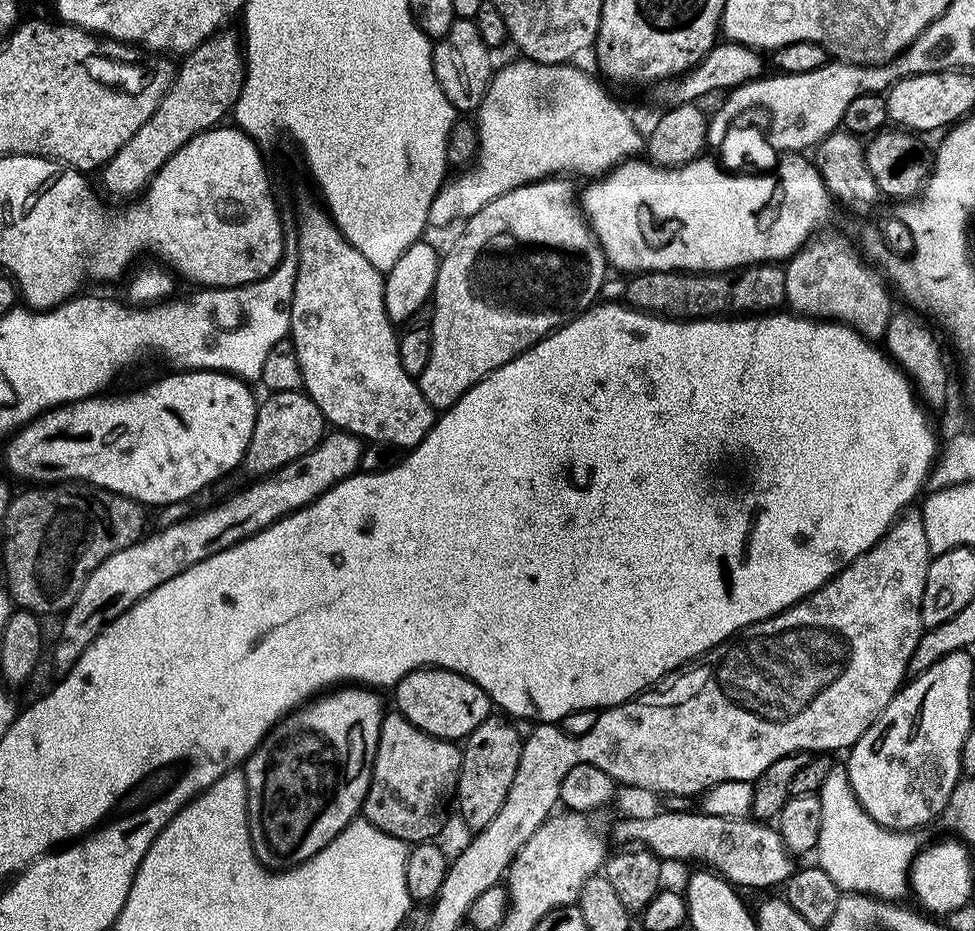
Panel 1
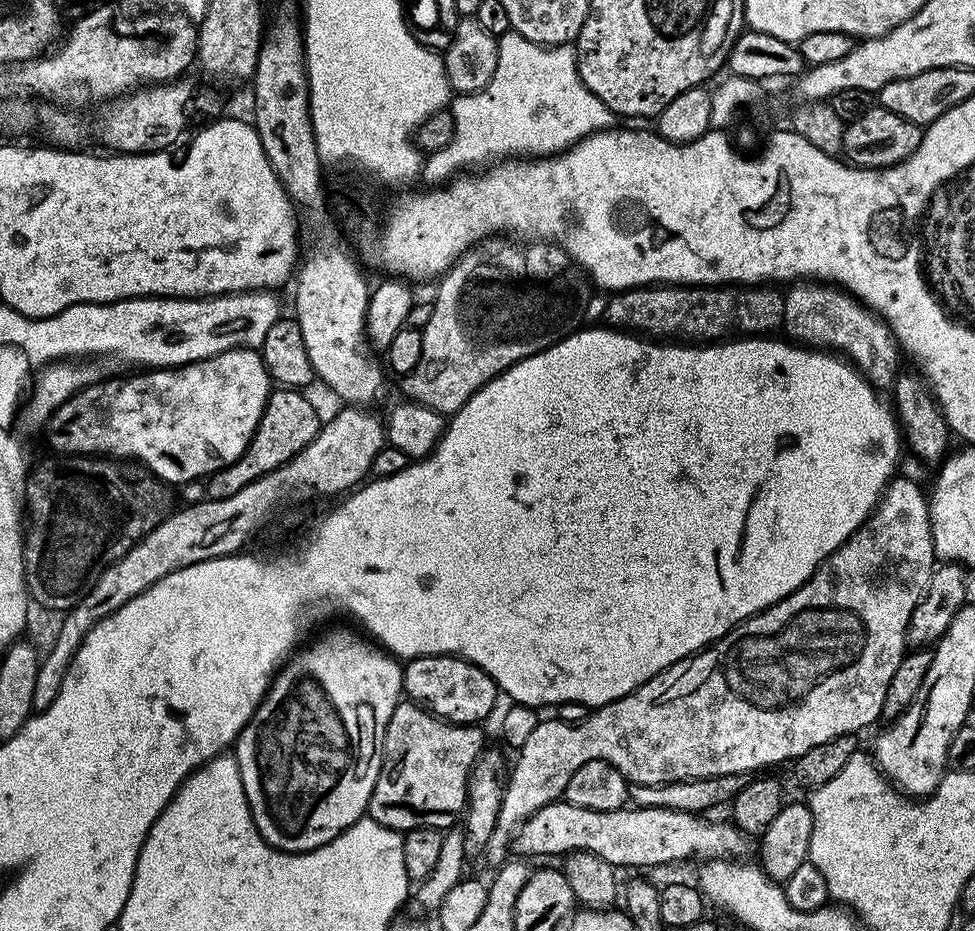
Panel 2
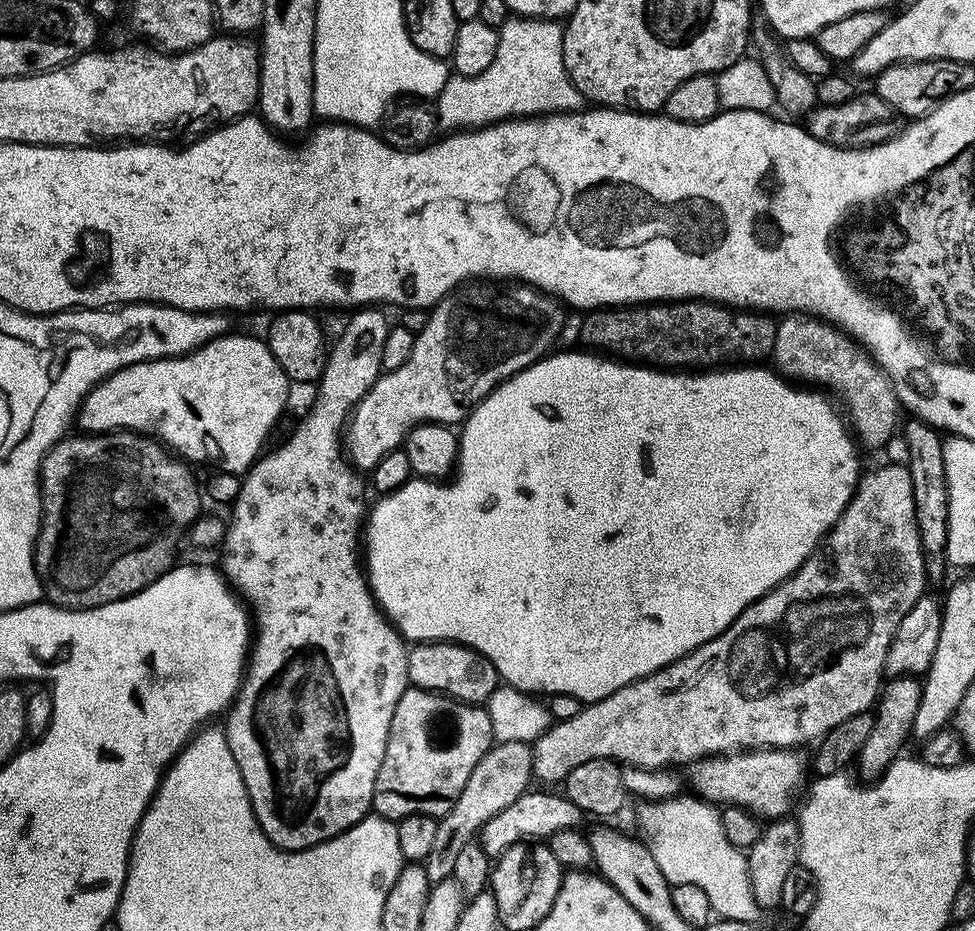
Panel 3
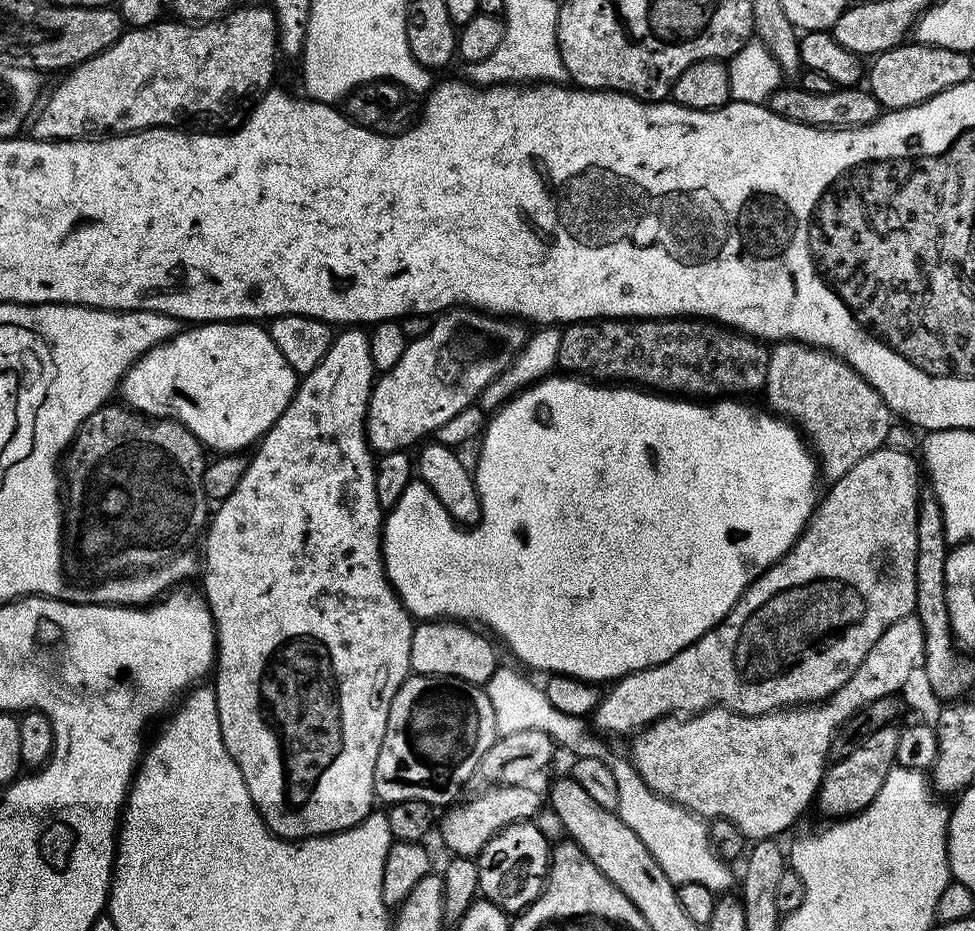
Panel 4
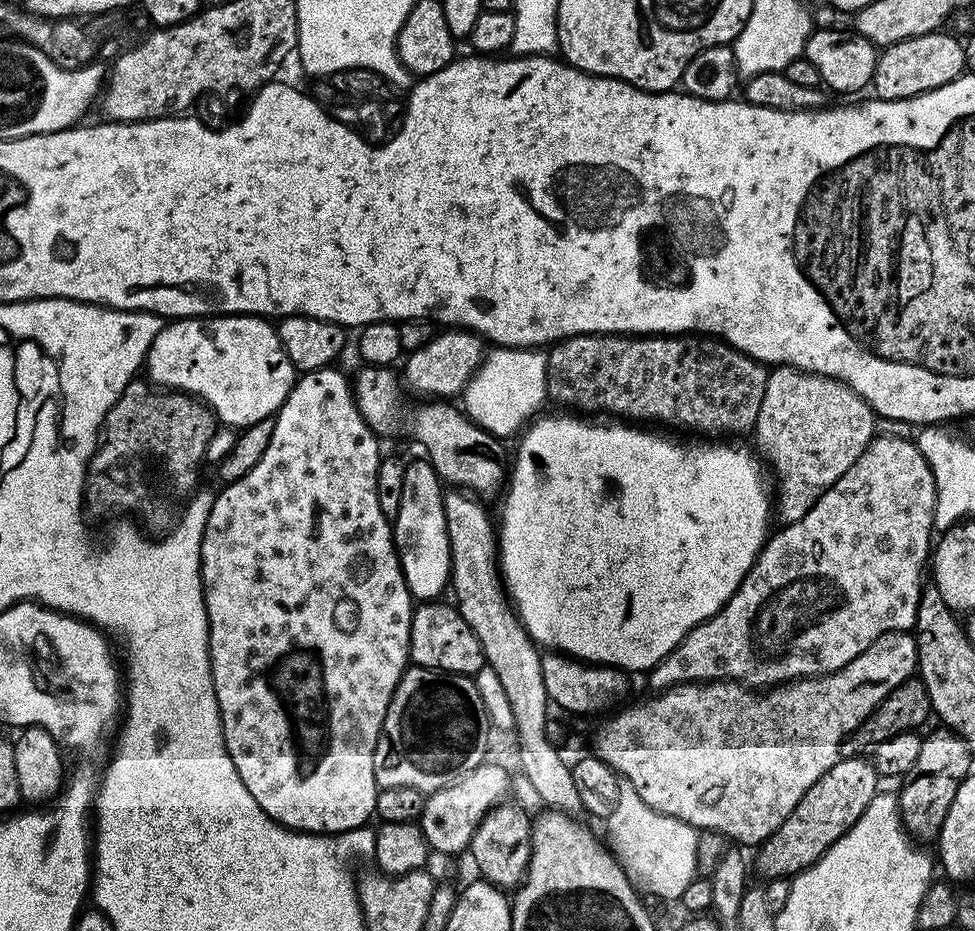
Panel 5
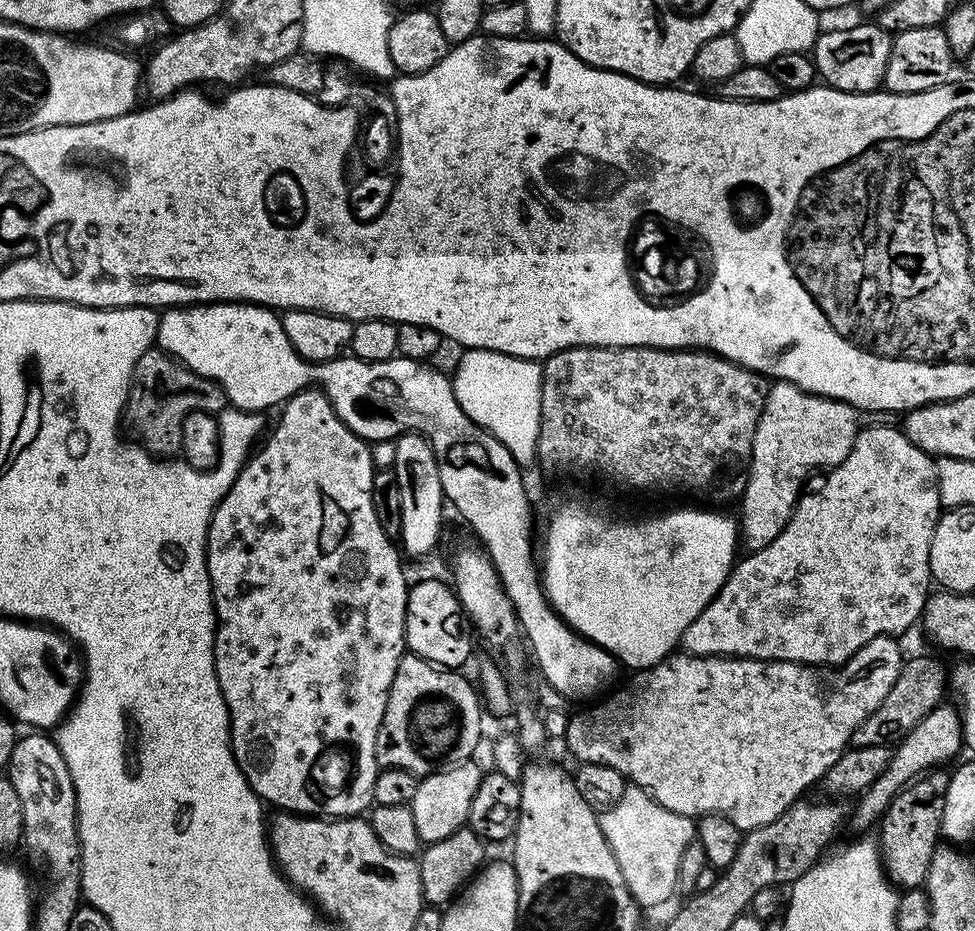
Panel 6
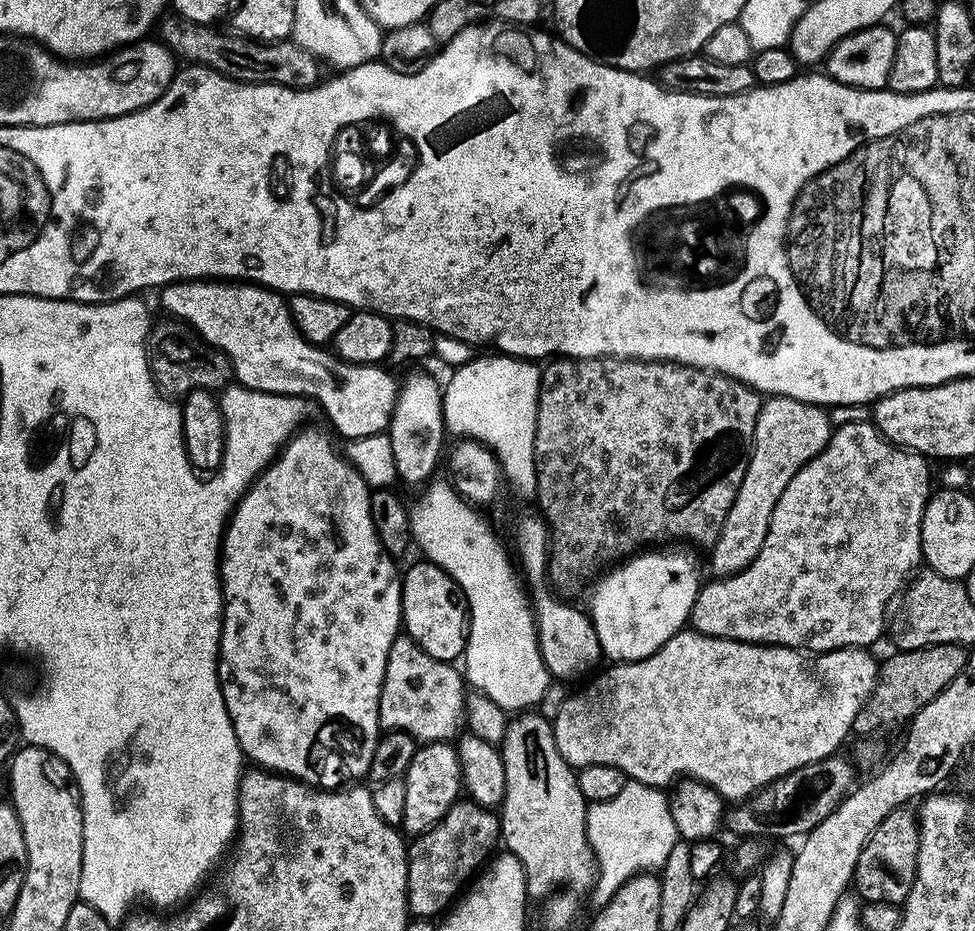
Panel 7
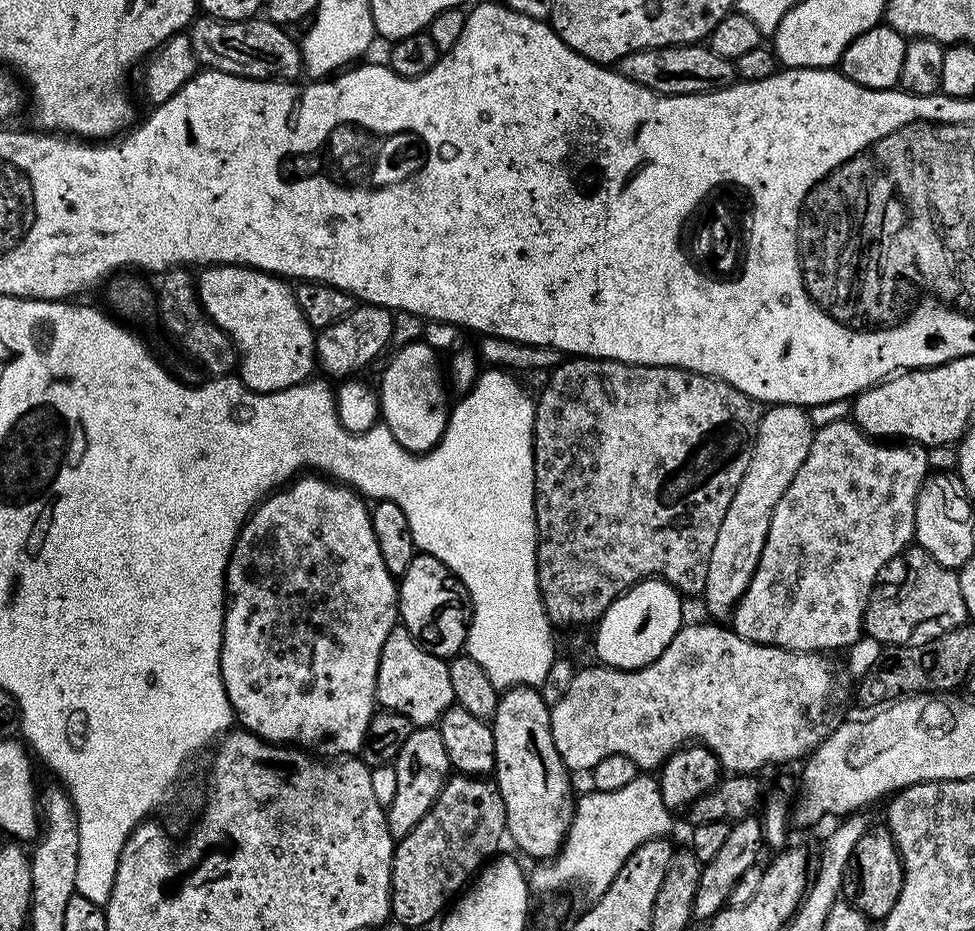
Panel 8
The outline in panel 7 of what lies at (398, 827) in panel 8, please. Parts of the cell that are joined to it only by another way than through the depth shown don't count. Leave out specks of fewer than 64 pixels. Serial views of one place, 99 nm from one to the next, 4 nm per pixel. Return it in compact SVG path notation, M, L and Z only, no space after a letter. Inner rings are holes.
M448 742L417 747L408 772L402 779L406 786L406 806L402 810L402 828L412 838L431 830L447 814L450 806L462 796L460 759L455 747Z

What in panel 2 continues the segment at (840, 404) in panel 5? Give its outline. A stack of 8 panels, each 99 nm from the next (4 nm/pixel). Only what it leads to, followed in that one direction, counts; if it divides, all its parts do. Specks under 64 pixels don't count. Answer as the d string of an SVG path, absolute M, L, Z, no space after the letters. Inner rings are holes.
M796 282L789 288L792 289L787 289L784 292L783 327L789 341L799 342L809 348L839 354L849 364L853 364L859 372L863 372L868 383L877 390L888 390L895 385L898 375L898 367L896 368L896 366L900 360L902 361L902 352L885 320L880 319L865 304L861 304L856 297L851 296L850 293L845 292L837 285L827 282Z

